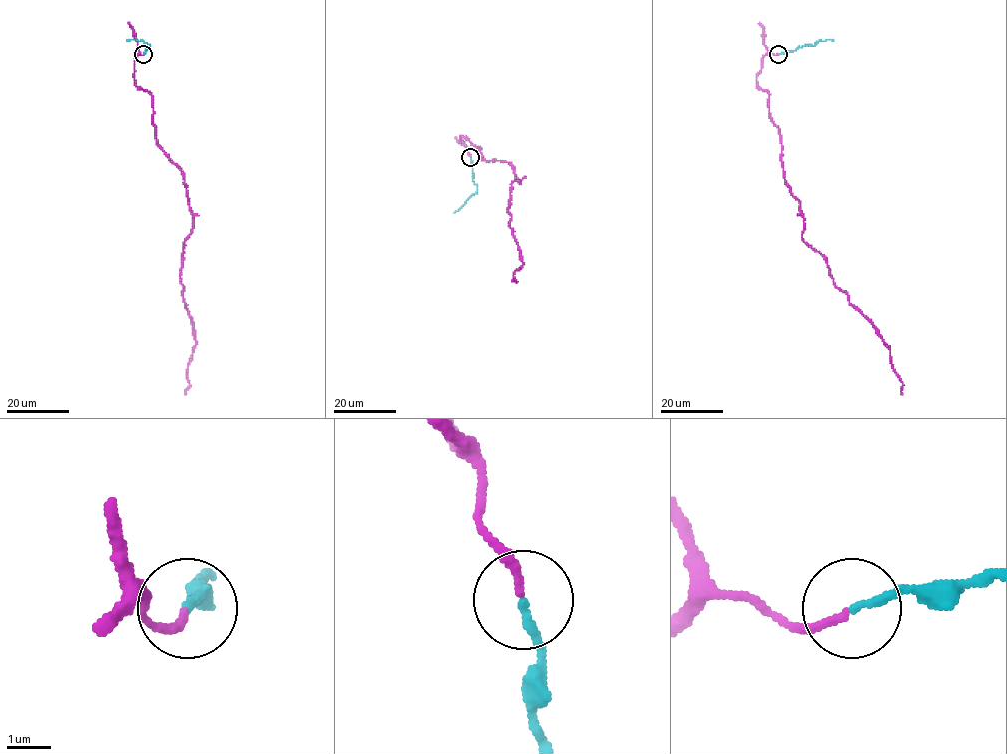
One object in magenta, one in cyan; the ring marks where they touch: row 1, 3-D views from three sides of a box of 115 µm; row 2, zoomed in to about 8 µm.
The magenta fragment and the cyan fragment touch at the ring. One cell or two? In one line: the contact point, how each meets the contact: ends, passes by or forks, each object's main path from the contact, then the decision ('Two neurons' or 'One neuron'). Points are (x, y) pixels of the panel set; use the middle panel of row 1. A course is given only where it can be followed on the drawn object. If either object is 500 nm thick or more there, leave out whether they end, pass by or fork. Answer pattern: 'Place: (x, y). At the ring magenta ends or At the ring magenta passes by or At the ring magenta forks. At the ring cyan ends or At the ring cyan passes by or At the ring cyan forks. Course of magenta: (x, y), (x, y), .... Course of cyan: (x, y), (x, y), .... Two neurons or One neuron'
Place: (470, 157). At the ring magenta ends. At the ring cyan ends. Course of magenta: (470, 157), (461, 136), (484, 160), (509, 162), (520, 183), (512, 183), (507, 212), (523, 262), (512, 282). Course of cyan: (470, 158), (476, 191), (453, 213). One neuron

